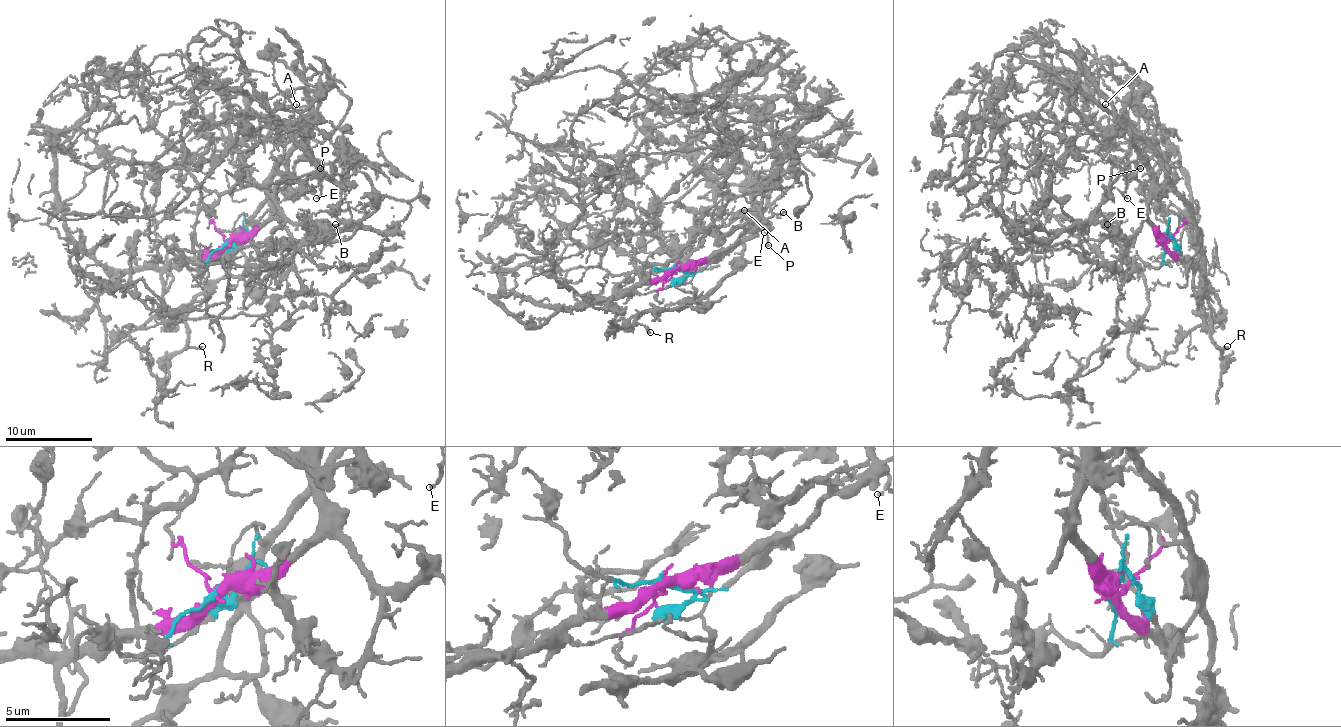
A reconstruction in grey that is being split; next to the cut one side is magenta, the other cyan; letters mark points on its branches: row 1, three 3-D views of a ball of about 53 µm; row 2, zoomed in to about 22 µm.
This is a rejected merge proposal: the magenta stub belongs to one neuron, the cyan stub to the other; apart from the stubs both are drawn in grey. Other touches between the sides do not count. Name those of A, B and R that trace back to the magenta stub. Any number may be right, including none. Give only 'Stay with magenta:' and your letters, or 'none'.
Stay with magenta: A, B, R

